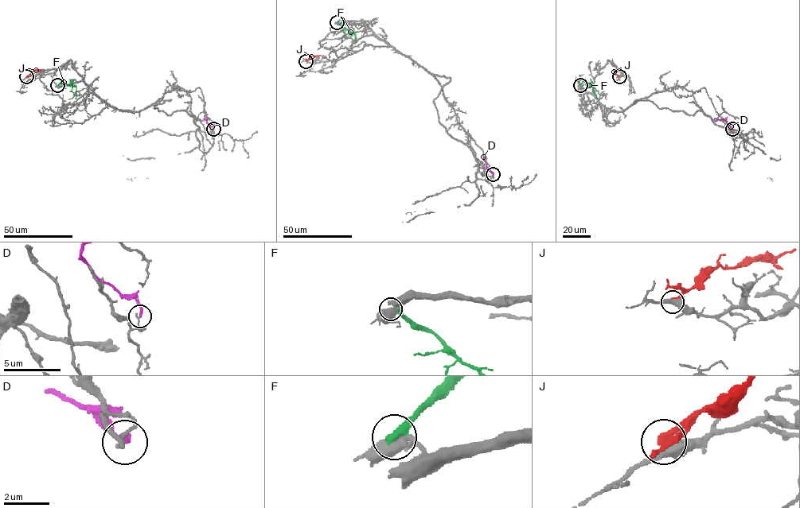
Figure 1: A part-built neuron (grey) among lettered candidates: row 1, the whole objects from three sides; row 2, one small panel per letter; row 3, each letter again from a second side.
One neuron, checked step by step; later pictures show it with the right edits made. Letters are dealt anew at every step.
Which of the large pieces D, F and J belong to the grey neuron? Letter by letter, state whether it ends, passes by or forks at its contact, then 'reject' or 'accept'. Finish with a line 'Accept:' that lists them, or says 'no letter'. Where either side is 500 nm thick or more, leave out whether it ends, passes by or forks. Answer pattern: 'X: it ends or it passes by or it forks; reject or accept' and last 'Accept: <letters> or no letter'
D: it ends; reject
F: it ends; reject
J: it ends; reject
Accept: no letter

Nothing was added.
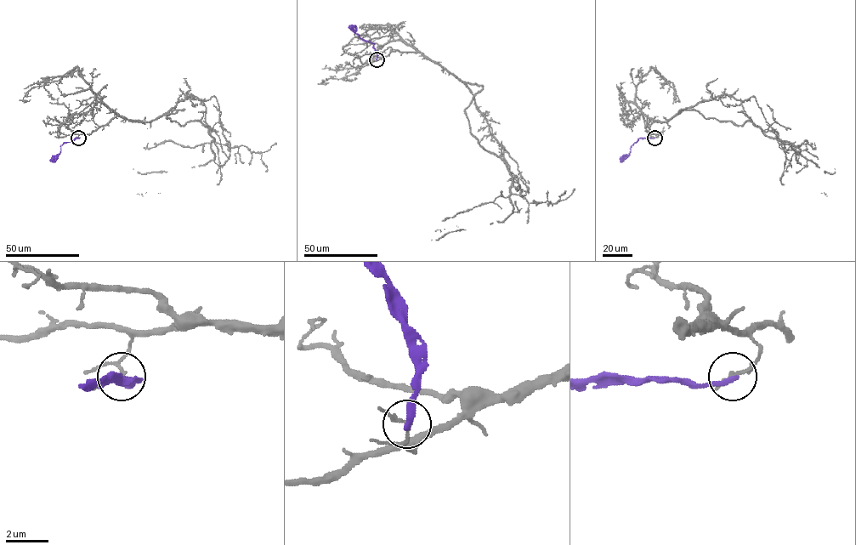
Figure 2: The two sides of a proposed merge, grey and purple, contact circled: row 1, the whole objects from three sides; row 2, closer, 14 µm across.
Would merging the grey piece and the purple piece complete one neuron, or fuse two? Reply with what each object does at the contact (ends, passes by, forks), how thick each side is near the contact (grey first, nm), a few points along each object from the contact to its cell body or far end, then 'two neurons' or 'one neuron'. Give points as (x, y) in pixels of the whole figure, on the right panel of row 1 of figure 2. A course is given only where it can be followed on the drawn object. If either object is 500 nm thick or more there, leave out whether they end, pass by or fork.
grey passes by; purple ends there; 130 nm thick on the grey side, 300 nm on the other; grey runs (654, 138), (646, 131), (648, 116), (666, 122), (729, 94), (766, 135), (814, 148), (830, 174), (824, 194); purple runs (654, 138), (639, 139), (632, 145), (630, 153), (621, 159); two neurons

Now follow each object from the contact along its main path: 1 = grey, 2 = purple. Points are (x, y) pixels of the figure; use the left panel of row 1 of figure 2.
1: (78, 138), (117, 116), (150, 122), (191, 94), (201, 100), (213, 139), (146, 148), (153, 171), (139, 194)
2: (78, 138), (64, 142), (53, 159)

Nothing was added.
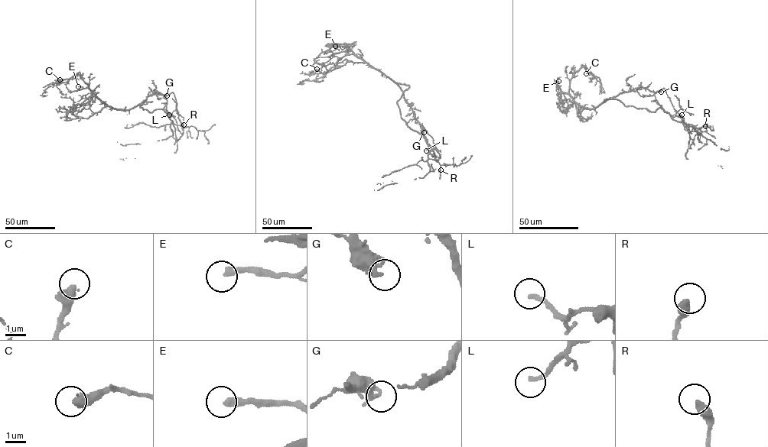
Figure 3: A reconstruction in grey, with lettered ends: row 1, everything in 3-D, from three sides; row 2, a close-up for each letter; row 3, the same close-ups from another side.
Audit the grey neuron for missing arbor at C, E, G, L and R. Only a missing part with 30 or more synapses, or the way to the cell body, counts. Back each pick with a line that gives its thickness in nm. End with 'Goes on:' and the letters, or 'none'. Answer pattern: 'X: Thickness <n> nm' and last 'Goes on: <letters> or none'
E: Thickness 320 nm
Goes on: E

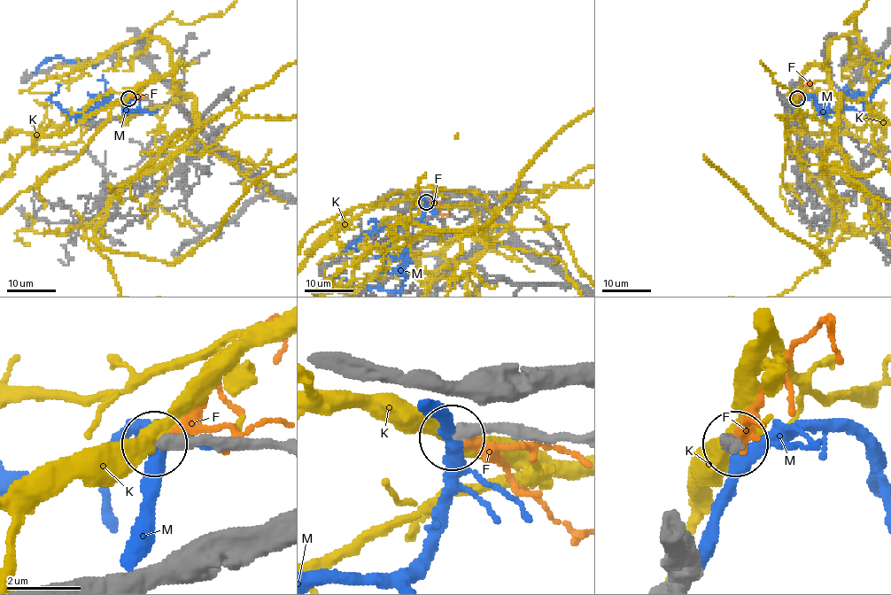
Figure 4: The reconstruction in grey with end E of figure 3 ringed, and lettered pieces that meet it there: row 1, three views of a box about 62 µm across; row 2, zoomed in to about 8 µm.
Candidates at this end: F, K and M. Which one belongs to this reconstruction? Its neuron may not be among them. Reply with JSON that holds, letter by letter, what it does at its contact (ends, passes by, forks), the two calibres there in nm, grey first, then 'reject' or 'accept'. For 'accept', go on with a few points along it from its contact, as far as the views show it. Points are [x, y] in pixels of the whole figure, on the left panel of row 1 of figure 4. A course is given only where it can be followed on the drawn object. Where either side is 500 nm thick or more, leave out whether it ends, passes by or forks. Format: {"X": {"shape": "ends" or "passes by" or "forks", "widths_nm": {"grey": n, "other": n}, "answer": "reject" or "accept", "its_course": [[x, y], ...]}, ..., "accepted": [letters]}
{"F": {"shape": "passes by", "widths_nm": {"grey": 380, "other": 280}, "answer": "reject"}, "K": {"shape": "passes by", "widths_nm": {"grey": 360, "other": 400}, "answer": "reject"}, "M": {"shape": "forks", "widths_nm": {"grey": 360, "other": 320}, "answer": "reject"}, "accepted": []}

